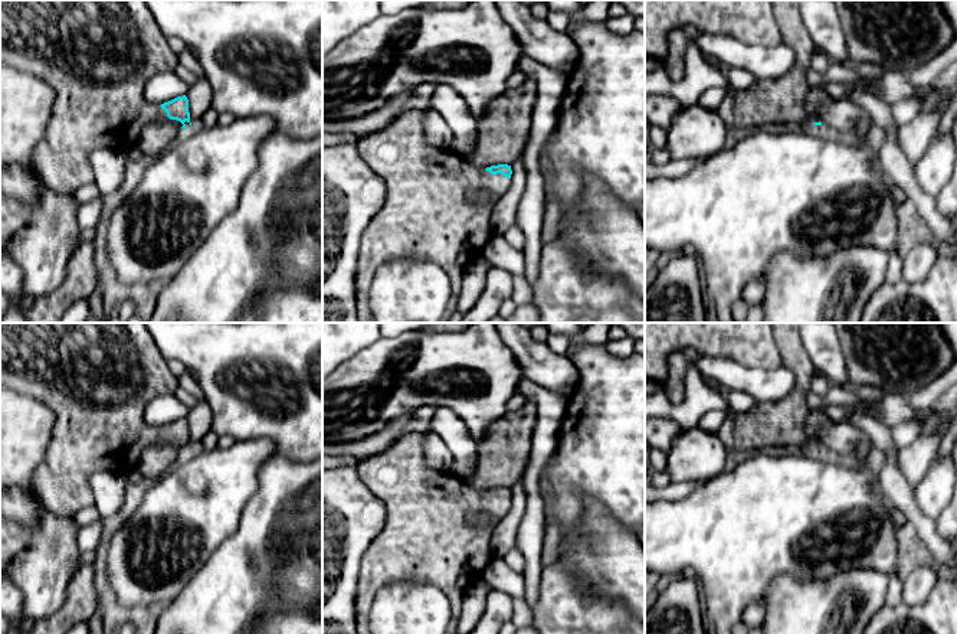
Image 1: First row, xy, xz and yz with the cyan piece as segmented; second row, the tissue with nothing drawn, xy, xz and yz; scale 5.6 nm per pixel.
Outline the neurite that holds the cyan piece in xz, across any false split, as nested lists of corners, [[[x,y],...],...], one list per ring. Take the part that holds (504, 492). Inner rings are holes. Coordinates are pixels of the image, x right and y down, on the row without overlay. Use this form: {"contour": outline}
{"contour": [[[409,434],[394,441],[387,450],[370,455],[357,464],[357,471],[368,490],[387,506],[387,519],[383,530],[366,549],[358,572],[355,594],[355,631],[370,634],[370,610],[380,588],[394,582],[426,582],[440,588],[449,599],[452,618],[446,634],[458,634],[458,621],[462,612],[465,589],[482,575],[494,559],[491,532],[511,507],[511,488],[498,487],[486,491],[471,487],[465,478],[449,471],[436,471],[425,460],[423,434]],[[482,510],[492,516],[491,524],[472,524],[469,514]]]}

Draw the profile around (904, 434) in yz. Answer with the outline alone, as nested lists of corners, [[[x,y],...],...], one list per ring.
[[[902,422],[891,427],[891,432],[895,447],[899,450],[912,444],[920,437],[920,427],[915,422]]]

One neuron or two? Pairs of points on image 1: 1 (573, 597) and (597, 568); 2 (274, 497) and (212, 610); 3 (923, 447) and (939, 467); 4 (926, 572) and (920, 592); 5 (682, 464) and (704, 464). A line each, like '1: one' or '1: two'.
1: two
2: one
3: two
4: one
5: one

